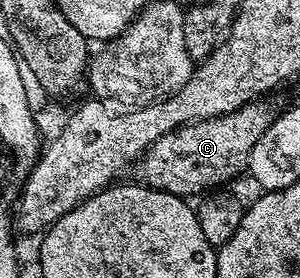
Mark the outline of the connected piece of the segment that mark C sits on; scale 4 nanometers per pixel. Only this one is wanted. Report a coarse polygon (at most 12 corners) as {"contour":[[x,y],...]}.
{"contour":[[266,100],[156,140],[141,181],[177,198],[247,173]]}

